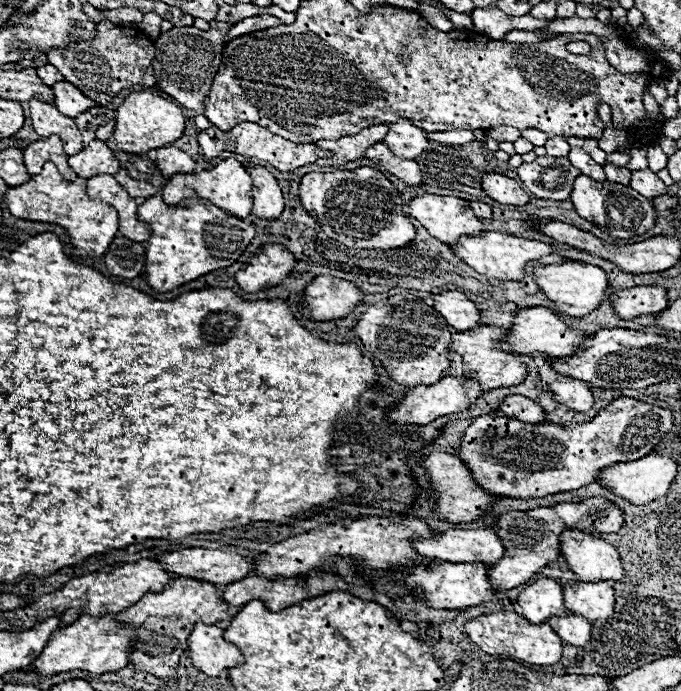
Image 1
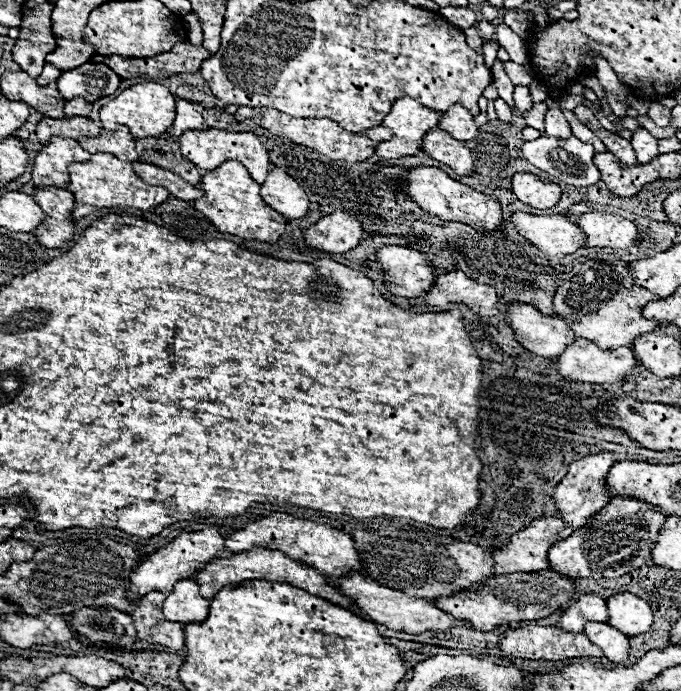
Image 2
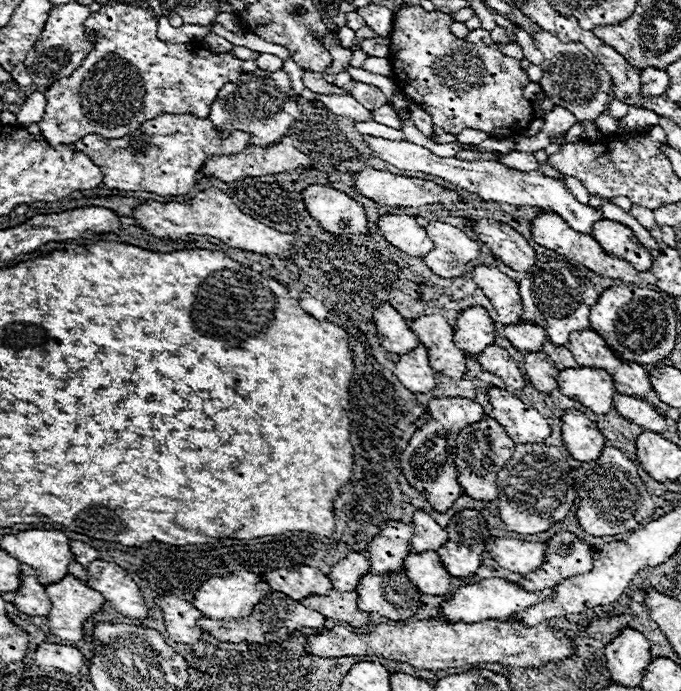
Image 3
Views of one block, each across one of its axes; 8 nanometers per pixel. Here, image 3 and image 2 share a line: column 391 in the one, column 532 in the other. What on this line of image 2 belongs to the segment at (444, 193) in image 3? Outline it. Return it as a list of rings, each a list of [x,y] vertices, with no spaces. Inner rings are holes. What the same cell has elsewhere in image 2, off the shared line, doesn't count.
[[[518,172],[512,176],[512,190],[520,202],[532,208],[552,208],[562,196],[562,188],[554,182],[542,180],[532,172]]]

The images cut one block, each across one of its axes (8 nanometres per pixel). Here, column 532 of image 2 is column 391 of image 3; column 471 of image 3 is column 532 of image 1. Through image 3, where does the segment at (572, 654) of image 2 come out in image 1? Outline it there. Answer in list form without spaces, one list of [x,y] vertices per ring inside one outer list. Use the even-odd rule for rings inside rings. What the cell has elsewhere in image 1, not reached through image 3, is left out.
[[[494,612],[482,614],[470,622],[466,622],[466,632],[474,644],[478,644],[488,654],[500,654],[516,660],[524,660],[528,664],[538,666],[554,666],[562,658],[562,640],[548,628],[548,624],[532,624],[516,612]]]

